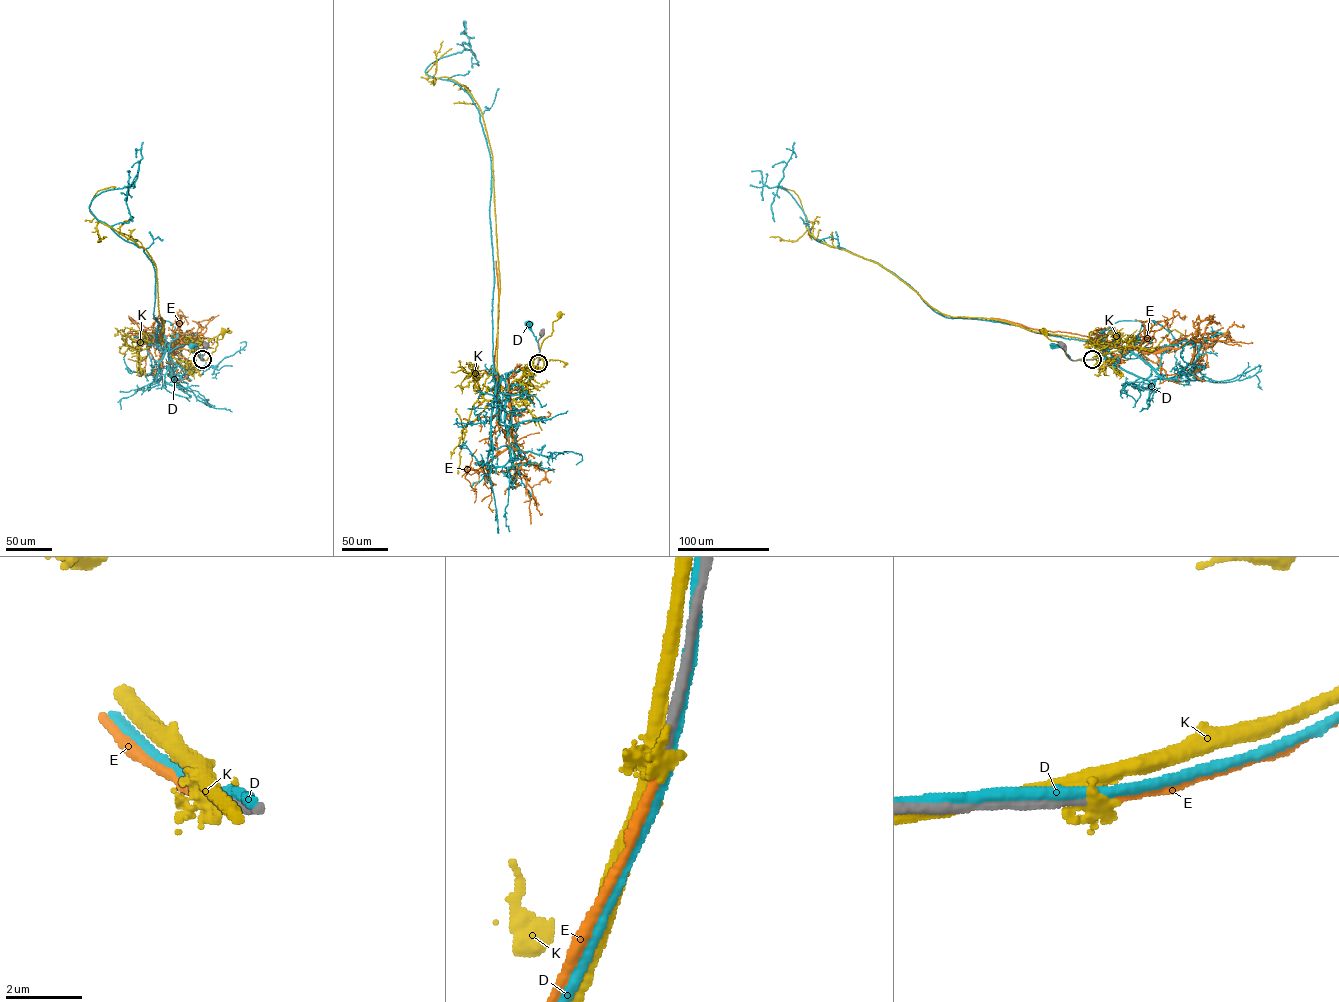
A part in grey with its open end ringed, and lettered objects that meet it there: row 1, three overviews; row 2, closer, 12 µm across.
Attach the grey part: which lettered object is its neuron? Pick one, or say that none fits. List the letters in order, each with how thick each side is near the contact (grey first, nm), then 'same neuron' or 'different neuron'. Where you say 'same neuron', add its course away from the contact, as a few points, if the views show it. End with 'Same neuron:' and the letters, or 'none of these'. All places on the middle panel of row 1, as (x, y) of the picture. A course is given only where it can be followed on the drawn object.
D: calibres 280 and 320 nm; different neuron
E: calibres 240 and 240 nm; same neuron; course (538, 363), (522, 390), (511, 395), (498, 382), (494, 365), (498, 317), (496, 260)
K: calibres 320 and 280 nm; different neuron
Same neuron: E

